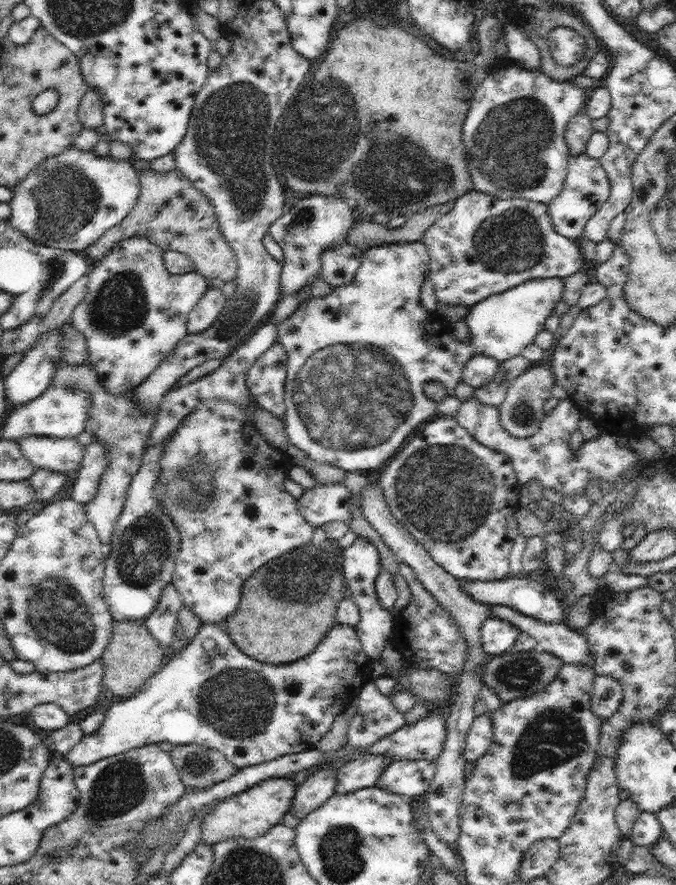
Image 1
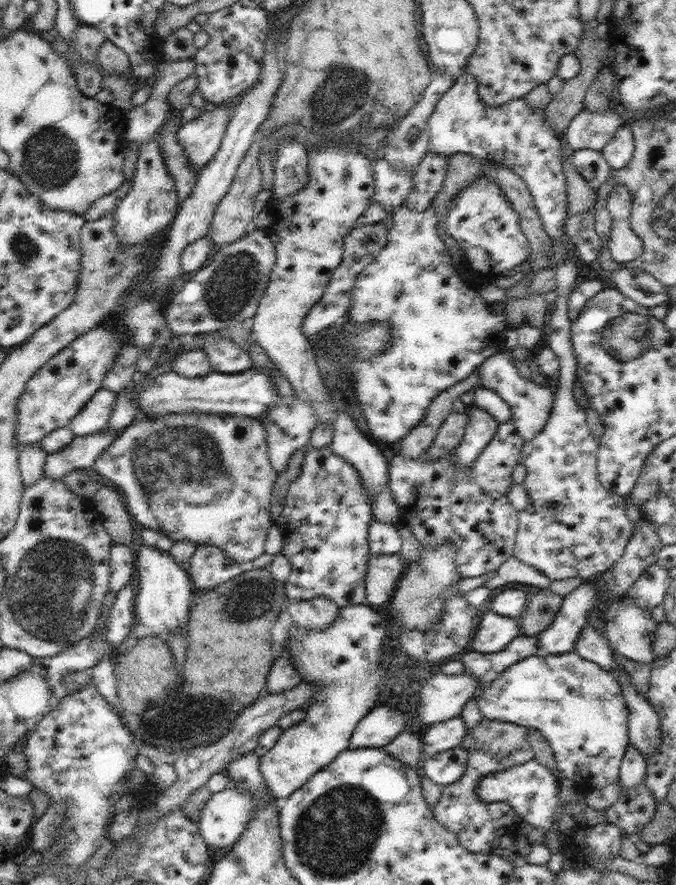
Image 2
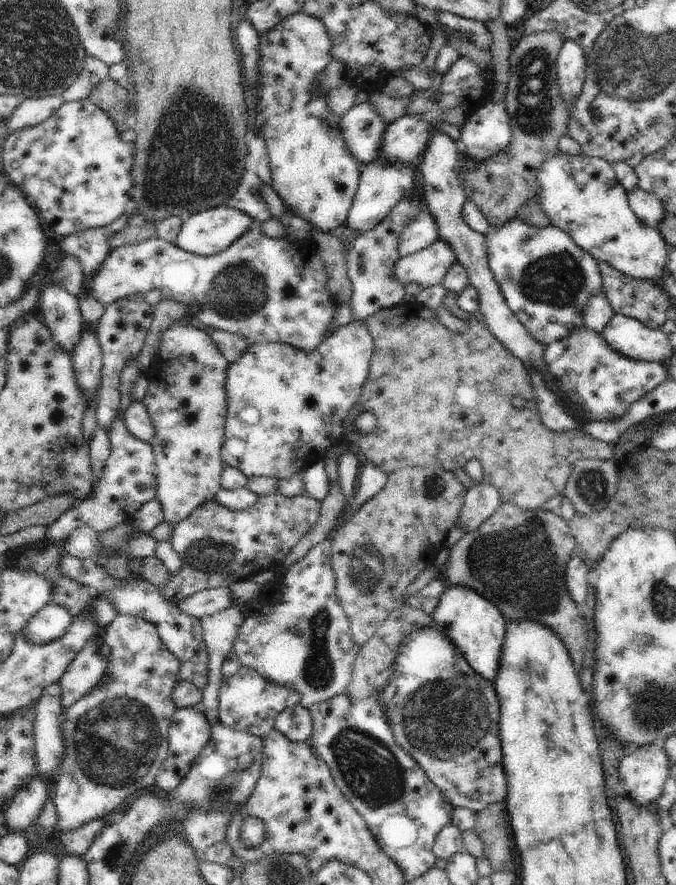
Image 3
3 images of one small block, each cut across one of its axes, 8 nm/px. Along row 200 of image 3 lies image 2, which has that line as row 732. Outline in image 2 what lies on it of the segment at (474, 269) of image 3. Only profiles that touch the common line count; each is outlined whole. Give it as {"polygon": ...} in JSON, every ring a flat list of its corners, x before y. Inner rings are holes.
{"polygon":[[461,714,454,718,435,722,426,730,423,739,424,758,458,747,467,735,467,728]]}

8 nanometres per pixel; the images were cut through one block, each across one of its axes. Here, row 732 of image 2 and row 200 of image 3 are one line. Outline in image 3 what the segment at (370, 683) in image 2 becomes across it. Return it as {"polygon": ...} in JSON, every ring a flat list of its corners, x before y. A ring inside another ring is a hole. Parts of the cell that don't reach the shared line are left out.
{"polygon":[[296,13,289,15,284,22,281,22,276,28,273,28,271,31,269,31,268,34,262,35,259,38,259,45,261,52,259,62,259,67,261,70,259,91,261,97,255,104,258,114,262,114,262,116,264,116,263,120,259,122,262,124,262,128,260,128,260,134,262,134,262,137,264,138,264,142,266,143,269,154,269,167,271,170,273,189,278,193,278,196,282,199,282,202,285,204,286,208,291,209,294,215,303,218,317,231,320,231,321,233,329,233,330,230,334,230,334,228,338,228,338,226,344,224,346,217,350,212,353,198,355,197,357,191,357,186,359,185,359,178,361,175,360,168,363,167,359,160,354,158,353,155,351,155,347,150,347,144,344,142,343,134,341,133,341,127,339,126,339,120,342,117,331,113,325,96,320,97,317,93,314,93,311,90,311,86,316,78,316,75,319,72,322,72,322,70,324,70,324,68,330,64,330,61,333,60,333,57,331,56,331,46,333,45,332,40,325,29,324,23,321,20,318,20,318,17,305,15,304,13]]}

